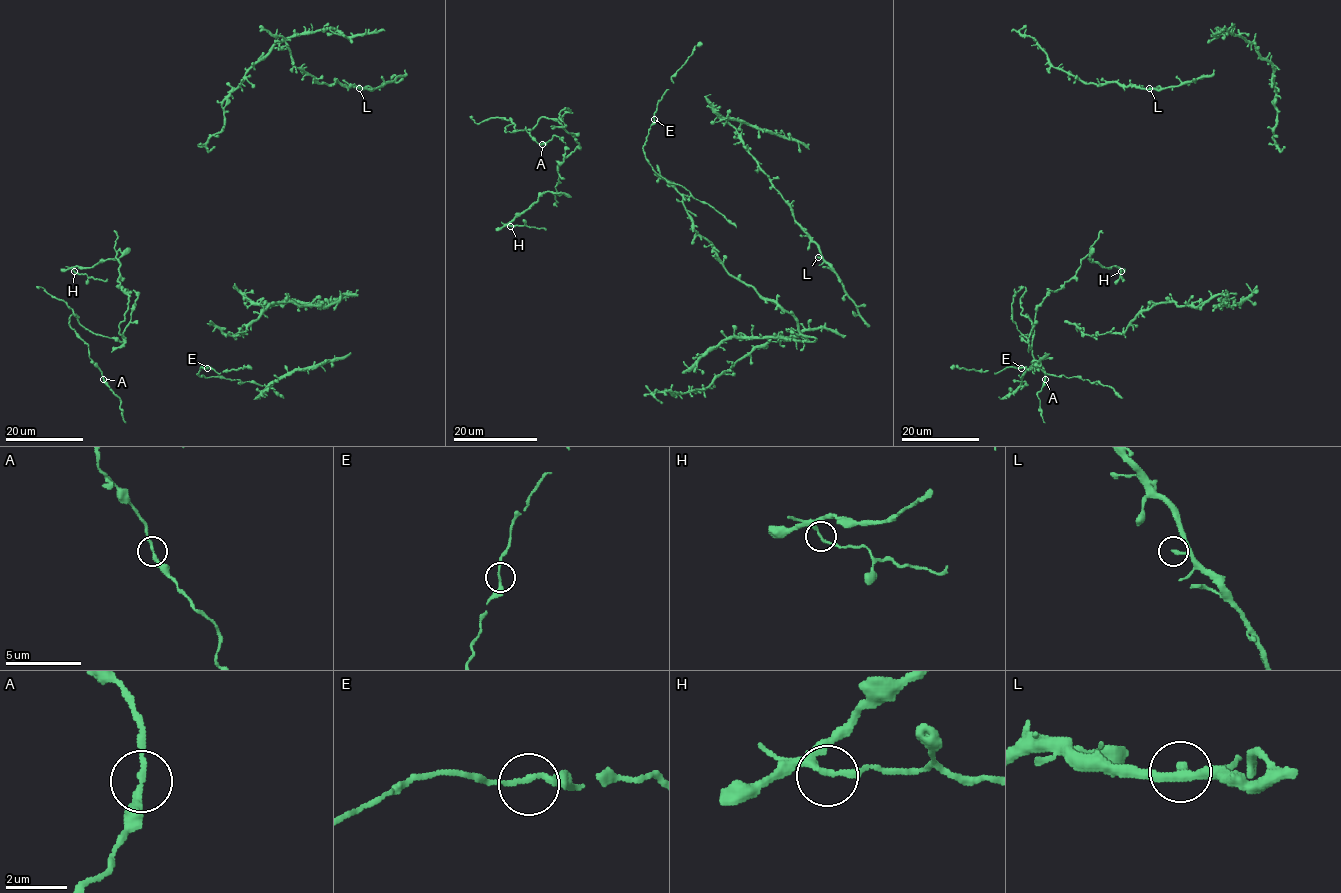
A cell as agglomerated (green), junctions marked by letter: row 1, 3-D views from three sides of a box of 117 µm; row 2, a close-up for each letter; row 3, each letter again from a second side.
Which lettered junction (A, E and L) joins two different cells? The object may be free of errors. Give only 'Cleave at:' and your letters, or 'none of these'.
Cleave at: A

